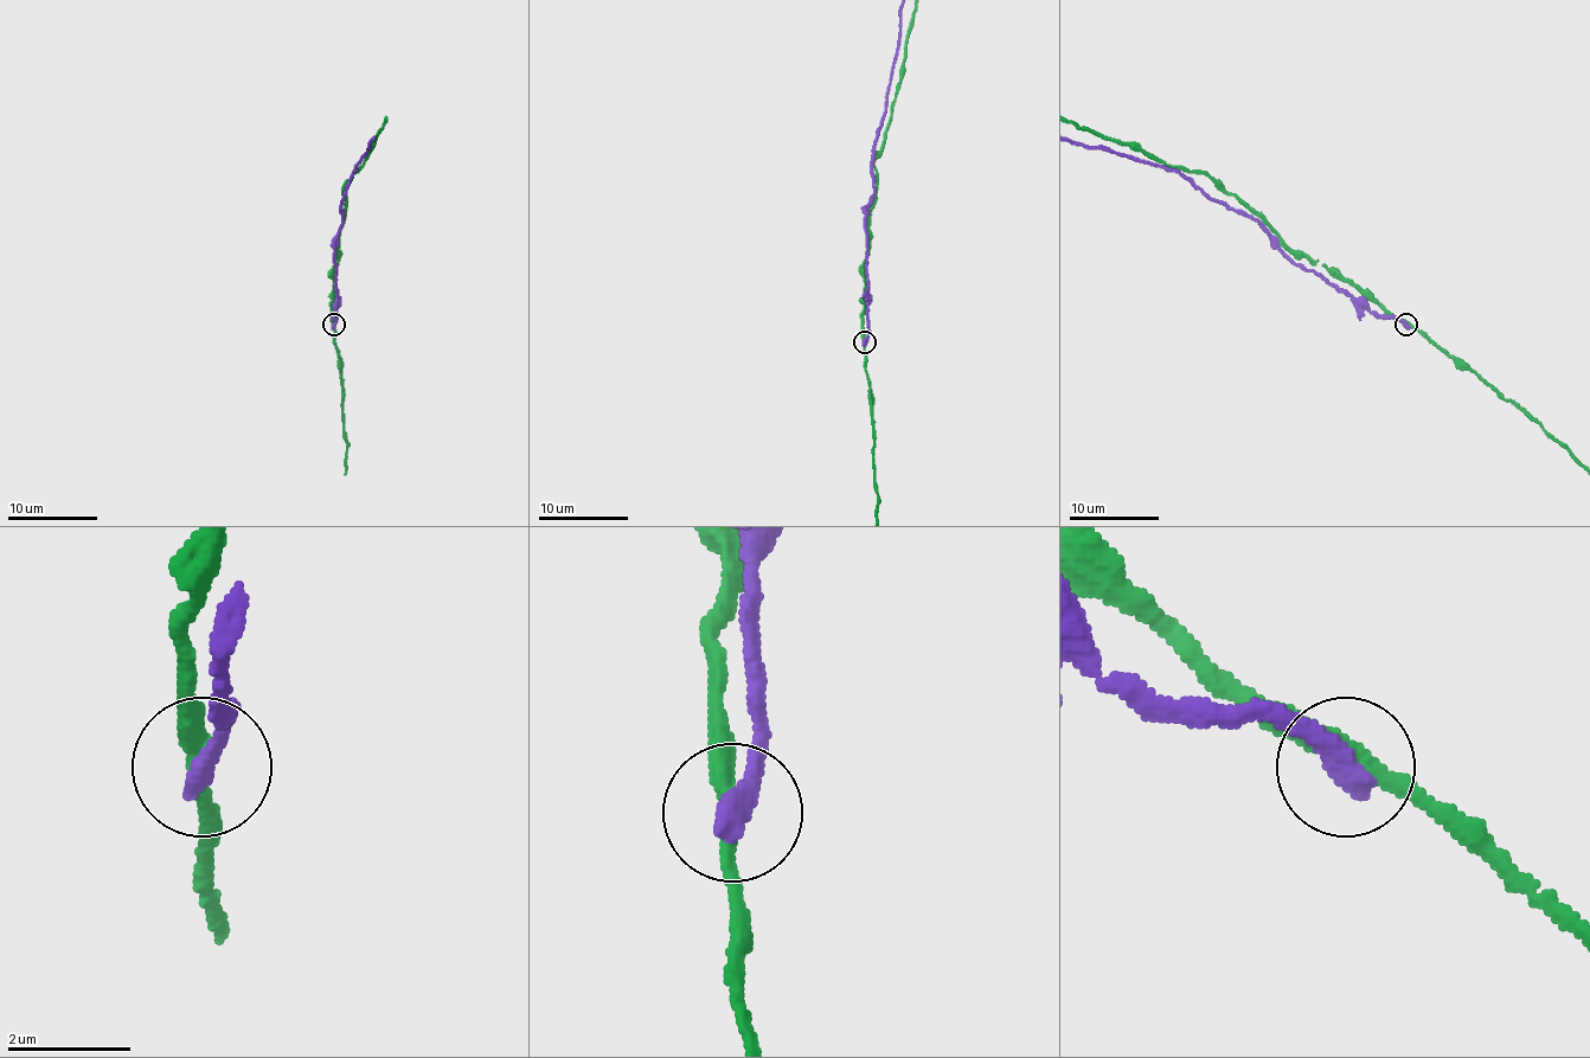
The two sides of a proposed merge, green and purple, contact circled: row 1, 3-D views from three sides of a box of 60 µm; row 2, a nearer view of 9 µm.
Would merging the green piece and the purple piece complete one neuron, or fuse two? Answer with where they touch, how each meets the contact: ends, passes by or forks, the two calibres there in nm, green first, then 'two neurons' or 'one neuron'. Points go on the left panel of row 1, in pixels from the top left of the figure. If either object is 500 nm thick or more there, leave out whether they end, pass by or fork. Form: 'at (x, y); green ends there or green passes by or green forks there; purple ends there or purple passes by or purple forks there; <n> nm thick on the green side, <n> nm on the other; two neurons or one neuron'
at (334, 325); green passes by; purple ends there; 320 nm thick on the green side, 440 nm on the other; two neurons

